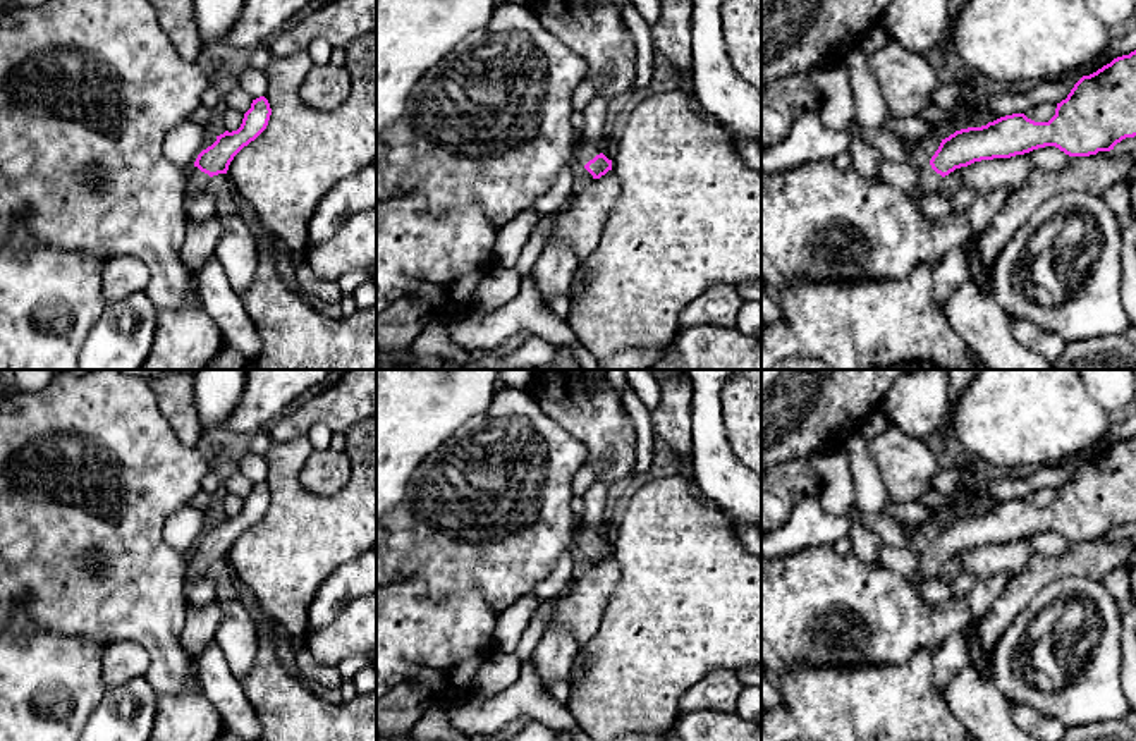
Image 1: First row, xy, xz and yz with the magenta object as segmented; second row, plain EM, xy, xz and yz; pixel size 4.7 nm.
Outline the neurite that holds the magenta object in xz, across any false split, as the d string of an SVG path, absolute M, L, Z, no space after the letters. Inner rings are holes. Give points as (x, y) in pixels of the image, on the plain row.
M581 517L574 524L574 545L577 545L593 564L600 564L608 555L612 555L612 545L608 545L602 533L588 526Z

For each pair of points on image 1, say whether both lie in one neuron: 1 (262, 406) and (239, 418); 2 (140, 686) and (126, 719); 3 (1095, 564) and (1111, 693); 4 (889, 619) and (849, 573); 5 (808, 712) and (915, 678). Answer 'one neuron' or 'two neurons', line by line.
1: one neuron
2: one neuron
3: two neurons
4: one neuron
5: one neuron

